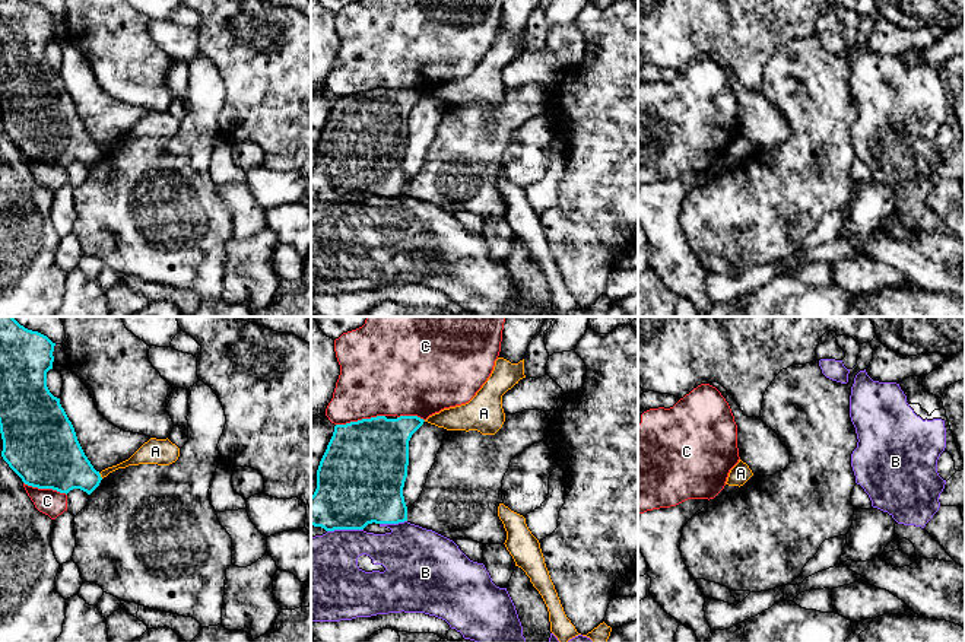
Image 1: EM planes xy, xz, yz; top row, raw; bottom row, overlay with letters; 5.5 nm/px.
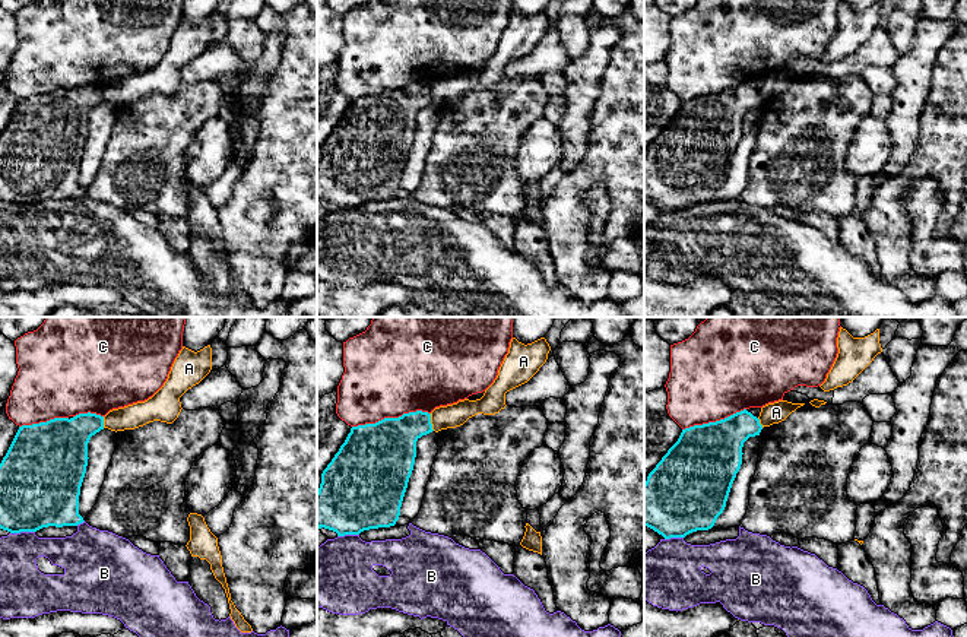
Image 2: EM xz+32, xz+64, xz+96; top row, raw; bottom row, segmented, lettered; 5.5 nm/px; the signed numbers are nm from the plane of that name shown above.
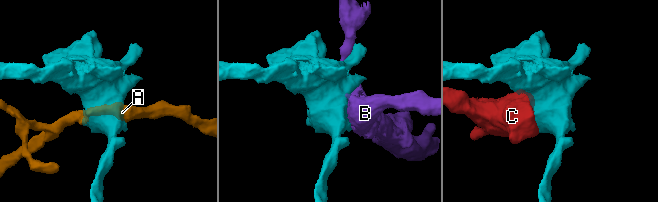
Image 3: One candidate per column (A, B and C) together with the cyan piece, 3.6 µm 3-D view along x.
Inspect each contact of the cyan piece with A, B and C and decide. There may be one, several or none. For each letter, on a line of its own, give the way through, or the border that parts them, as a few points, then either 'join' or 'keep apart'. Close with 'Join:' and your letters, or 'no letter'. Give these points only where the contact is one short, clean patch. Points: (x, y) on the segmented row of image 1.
A: along xy (98, 473), (102, 477) | keep apart
B: keep apart
C: keep apart
Join: no letter

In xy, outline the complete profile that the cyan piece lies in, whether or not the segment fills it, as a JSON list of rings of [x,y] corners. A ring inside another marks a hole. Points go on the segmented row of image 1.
[[[0,317],[1,457],[28,486],[53,489],[66,495],[73,489],[80,489],[91,495],[99,486],[102,477],[85,455],[74,428],[60,404],[60,398],[54,397],[47,387],[47,372],[53,369],[54,362],[54,346],[55,343],[53,343],[47,336],[25,328],[13,317]]]

